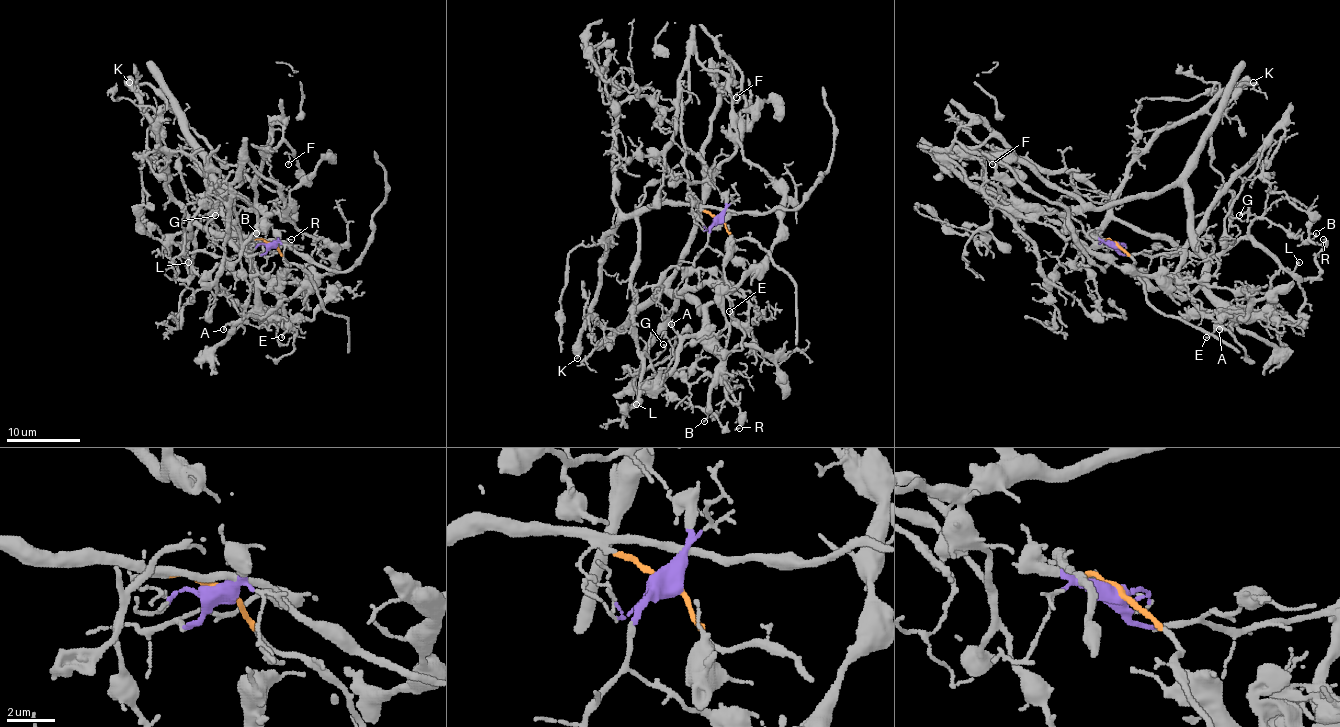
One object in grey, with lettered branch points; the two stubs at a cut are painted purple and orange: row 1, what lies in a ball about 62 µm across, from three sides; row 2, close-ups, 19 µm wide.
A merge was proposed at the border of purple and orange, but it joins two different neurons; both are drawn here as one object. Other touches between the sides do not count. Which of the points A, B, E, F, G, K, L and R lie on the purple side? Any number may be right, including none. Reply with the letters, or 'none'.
A, E, F

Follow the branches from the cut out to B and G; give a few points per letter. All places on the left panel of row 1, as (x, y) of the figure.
B: (272, 243), (209, 234), (191, 218), (185, 254), (204, 218), (222, 232), (259, 240), (255, 232)
G: (272, 243), (239, 234), (209, 234), (191, 218), (185, 254), (187, 240), (204, 216), (215, 212), (215, 216)

